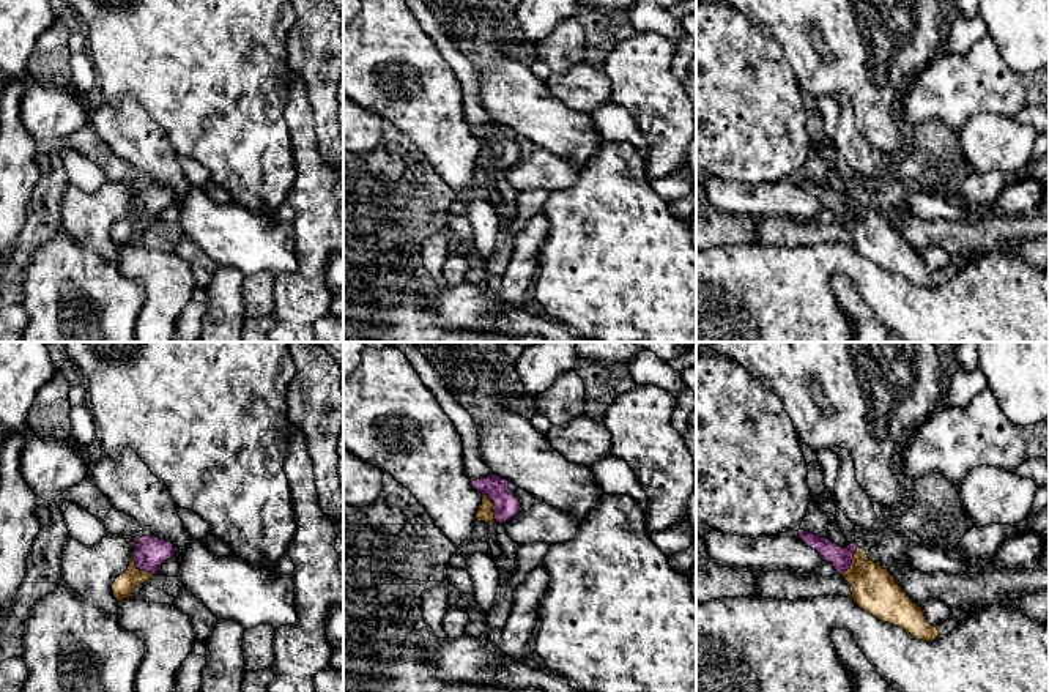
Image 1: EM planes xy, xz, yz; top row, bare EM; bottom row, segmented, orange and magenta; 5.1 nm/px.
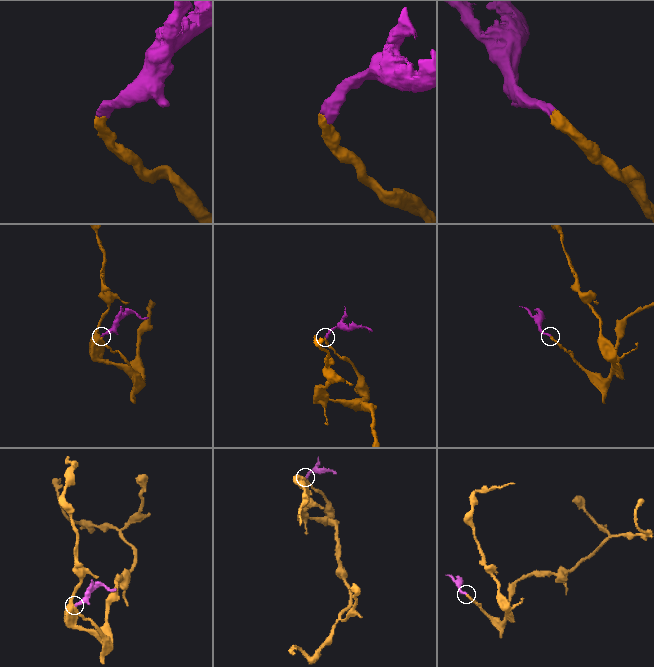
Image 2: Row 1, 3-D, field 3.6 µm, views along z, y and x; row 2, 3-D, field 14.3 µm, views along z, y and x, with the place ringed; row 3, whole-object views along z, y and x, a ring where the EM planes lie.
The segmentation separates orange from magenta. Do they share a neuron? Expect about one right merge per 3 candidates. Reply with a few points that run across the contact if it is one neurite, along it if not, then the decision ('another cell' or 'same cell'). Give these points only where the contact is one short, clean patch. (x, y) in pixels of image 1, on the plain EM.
line xz (484, 161), (493, 152), (506, 152); same cell

